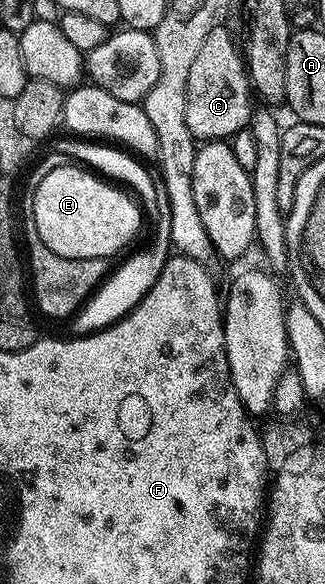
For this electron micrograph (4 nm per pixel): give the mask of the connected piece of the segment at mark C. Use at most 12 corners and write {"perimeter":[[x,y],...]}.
{"perimeter":[[207,33],[187,76],[187,129],[229,141],[255,99],[242,48]]}

